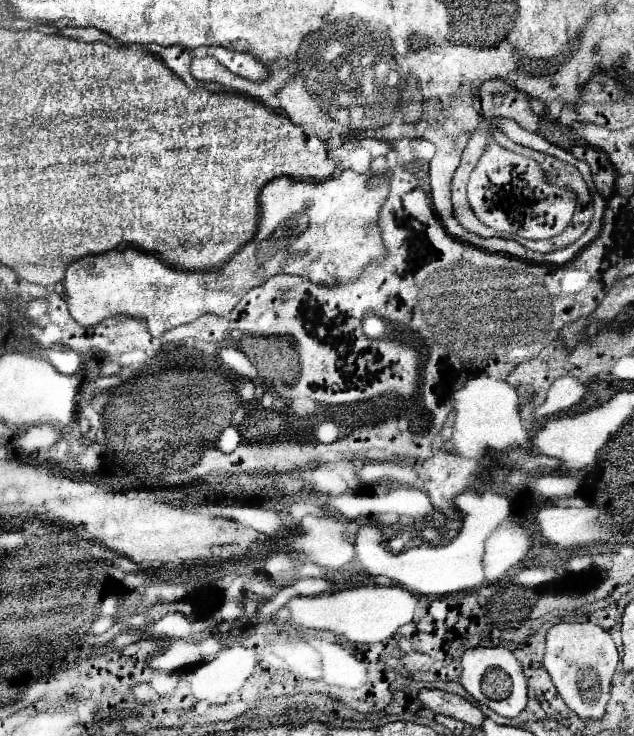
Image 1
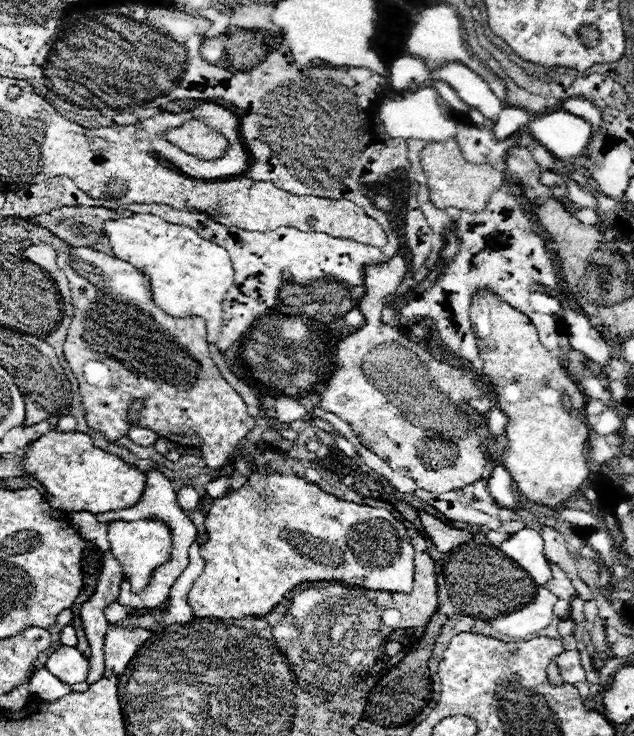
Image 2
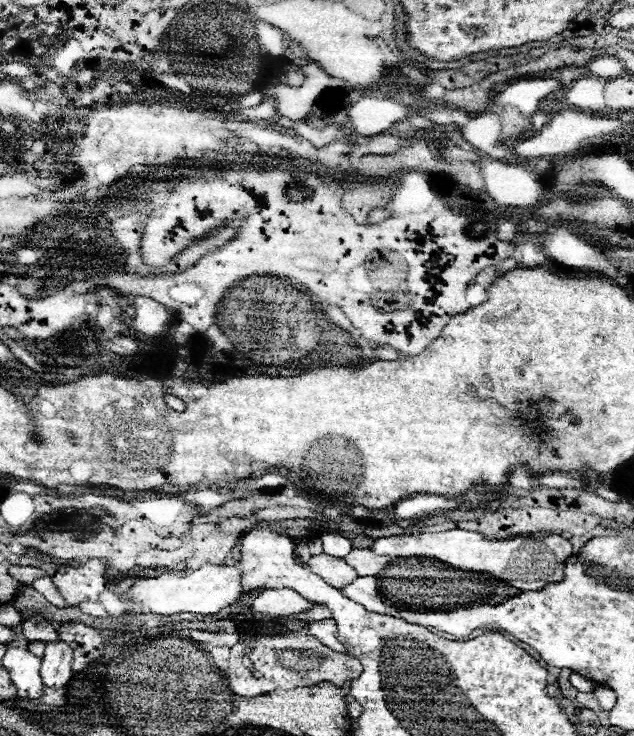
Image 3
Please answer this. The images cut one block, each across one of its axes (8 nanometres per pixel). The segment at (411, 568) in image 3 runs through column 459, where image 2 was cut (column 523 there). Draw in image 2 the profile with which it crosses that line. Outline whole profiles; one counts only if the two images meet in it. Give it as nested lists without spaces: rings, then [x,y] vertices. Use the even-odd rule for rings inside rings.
[[[476,534],[472,540],[460,544],[446,554],[430,546],[430,556],[436,562],[440,600],[436,616],[440,618],[448,620],[452,614],[462,612],[466,616],[490,620],[508,612],[516,612],[516,608],[526,606],[534,598],[532,578],[508,556],[504,556],[502,550],[494,548],[484,534]]]

